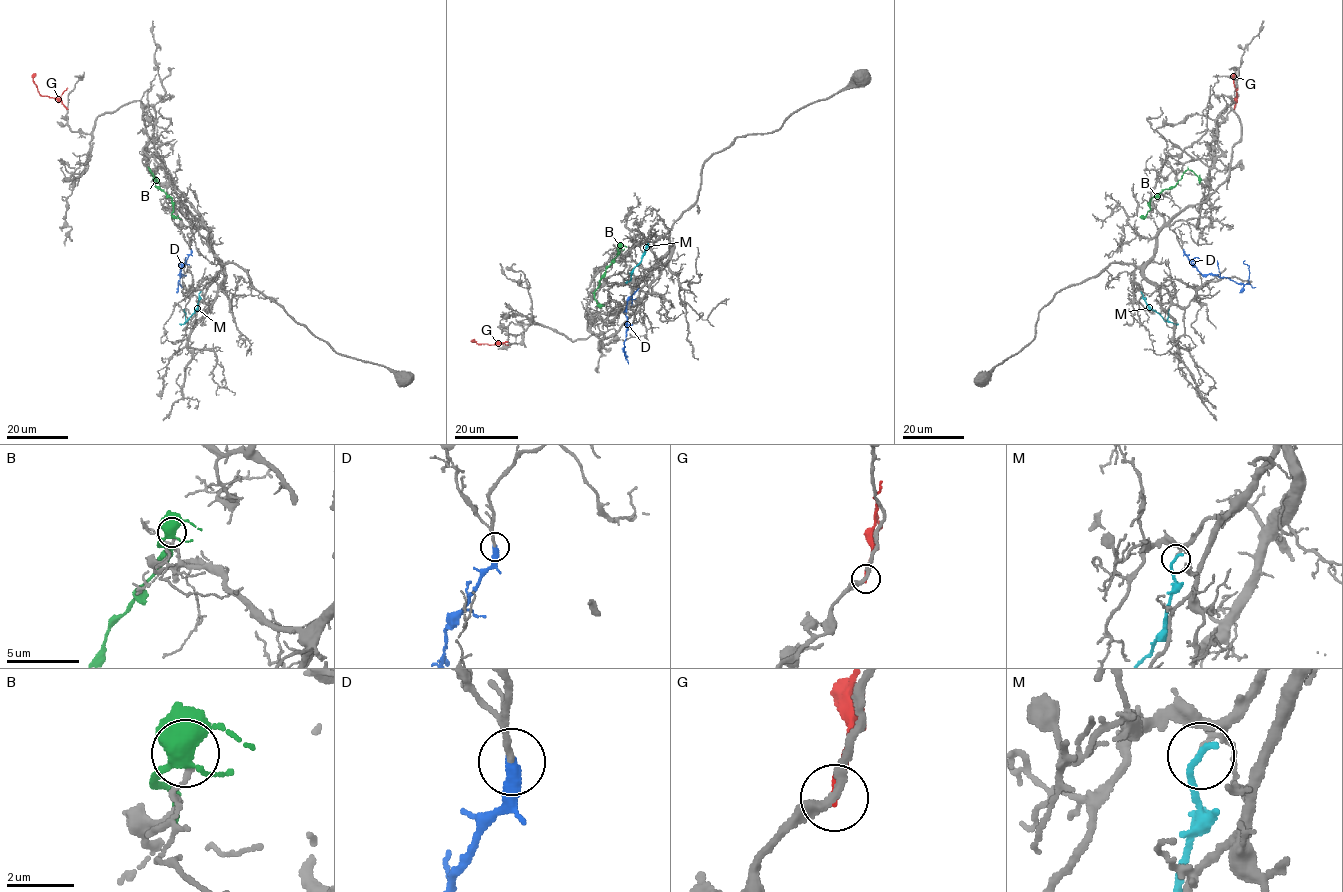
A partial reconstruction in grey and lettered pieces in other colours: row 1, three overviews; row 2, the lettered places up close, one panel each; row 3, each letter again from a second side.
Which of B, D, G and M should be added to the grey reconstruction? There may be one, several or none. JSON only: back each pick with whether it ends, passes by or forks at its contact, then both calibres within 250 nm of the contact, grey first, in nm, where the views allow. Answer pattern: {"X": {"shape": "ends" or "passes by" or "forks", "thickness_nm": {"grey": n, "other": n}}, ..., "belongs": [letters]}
{"D": {"shape": "ends", "thickness_nm": {"grey": 200, "other": 400}}, "belongs": ["D"]}

